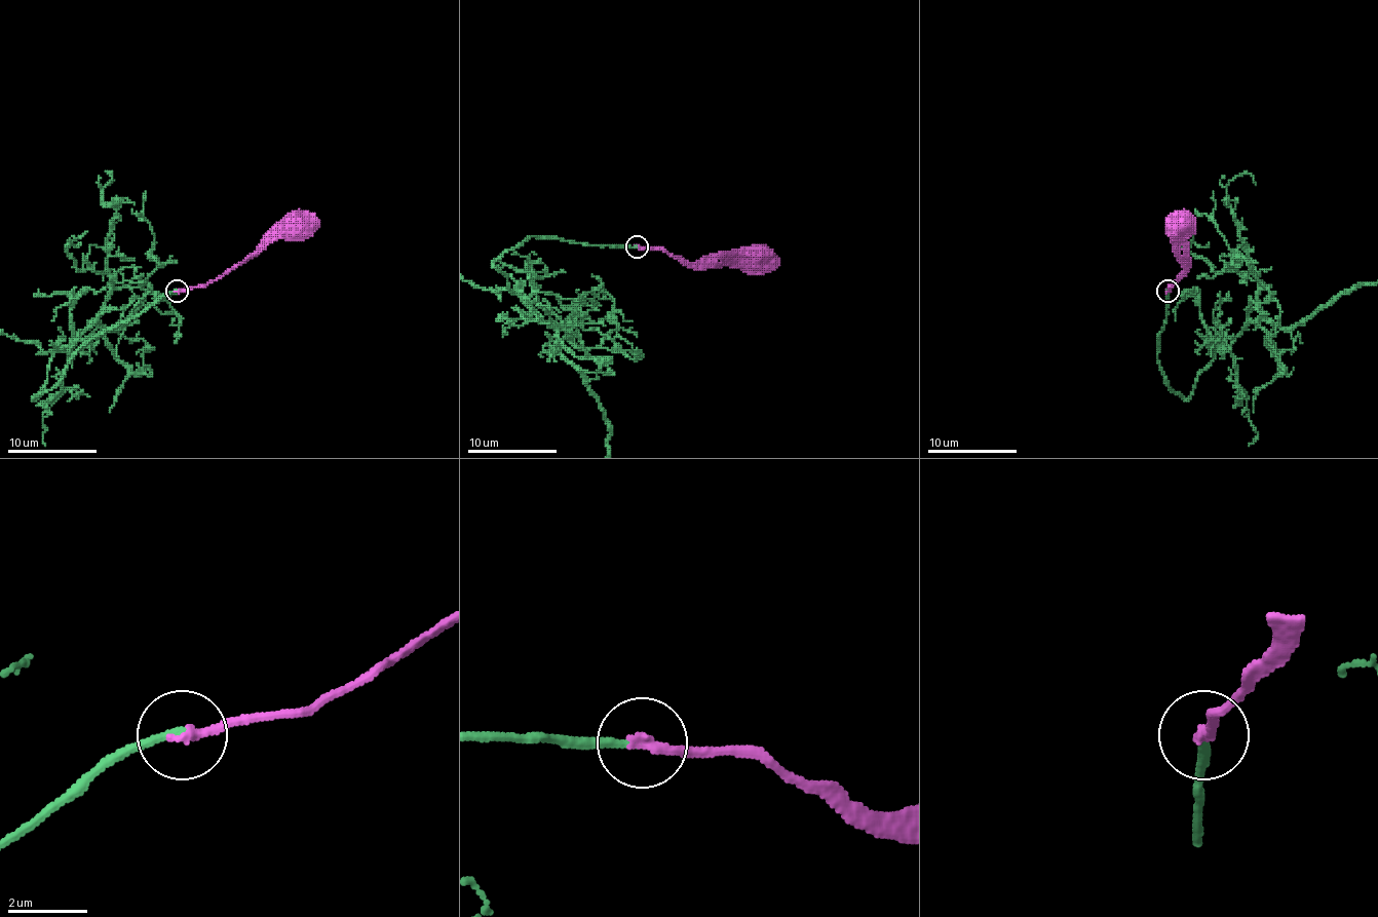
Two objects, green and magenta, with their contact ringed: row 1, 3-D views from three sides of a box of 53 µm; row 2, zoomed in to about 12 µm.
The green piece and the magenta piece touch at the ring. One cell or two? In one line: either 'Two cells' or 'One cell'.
Two cells

